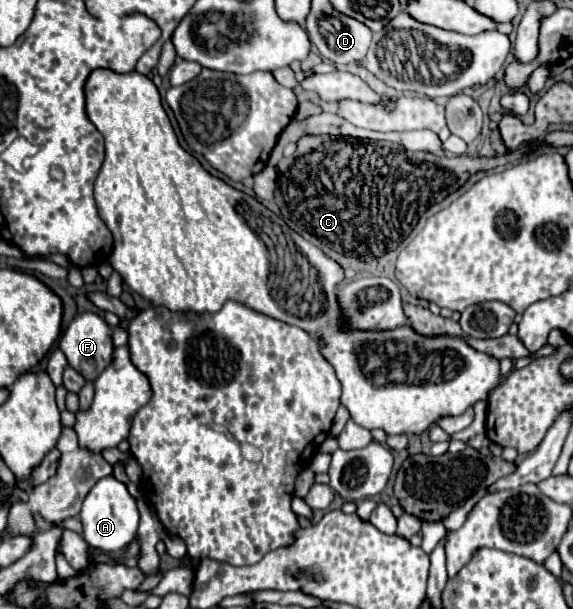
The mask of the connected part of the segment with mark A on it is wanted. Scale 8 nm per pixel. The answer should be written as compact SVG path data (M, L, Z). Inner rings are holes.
M103 477L101 481L95 483L95 487L89 491L89 495L83 501L79 517L83 523L83 537L87 545L101 549L105 553L121 551L137 537L137 527L139 527L137 503L129 495L127 487L119 483L115 477Z

